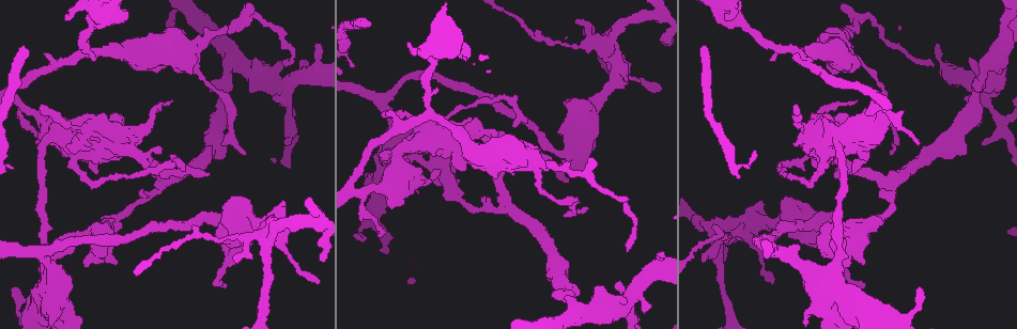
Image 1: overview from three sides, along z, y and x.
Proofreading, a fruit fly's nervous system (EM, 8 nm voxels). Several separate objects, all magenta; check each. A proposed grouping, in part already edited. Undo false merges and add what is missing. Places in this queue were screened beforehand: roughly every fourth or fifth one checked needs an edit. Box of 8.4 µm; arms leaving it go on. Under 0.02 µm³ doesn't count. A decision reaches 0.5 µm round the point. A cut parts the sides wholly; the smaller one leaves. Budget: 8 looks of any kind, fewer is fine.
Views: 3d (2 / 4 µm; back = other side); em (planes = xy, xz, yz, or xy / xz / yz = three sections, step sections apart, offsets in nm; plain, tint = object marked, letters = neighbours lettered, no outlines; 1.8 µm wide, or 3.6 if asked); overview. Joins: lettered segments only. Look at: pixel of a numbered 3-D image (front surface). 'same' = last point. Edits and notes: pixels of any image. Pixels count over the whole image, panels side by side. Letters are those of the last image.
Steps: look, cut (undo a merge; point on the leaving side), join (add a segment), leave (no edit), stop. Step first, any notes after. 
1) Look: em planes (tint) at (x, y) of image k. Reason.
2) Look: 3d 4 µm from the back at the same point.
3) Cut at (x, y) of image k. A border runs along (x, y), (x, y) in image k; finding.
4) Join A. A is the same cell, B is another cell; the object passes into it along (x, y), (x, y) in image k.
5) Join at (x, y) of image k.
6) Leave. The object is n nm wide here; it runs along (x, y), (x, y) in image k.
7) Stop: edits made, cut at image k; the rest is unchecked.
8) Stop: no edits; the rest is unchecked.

Look: 3d 2 µm at (748, 168) of image 1. Tapers out.

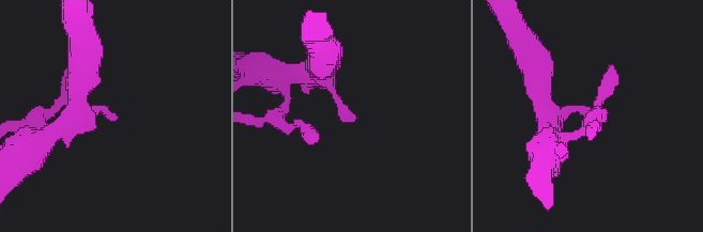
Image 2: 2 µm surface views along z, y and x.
Look: em planes (tint) at (352, 120) of image 2. Need the tissue.

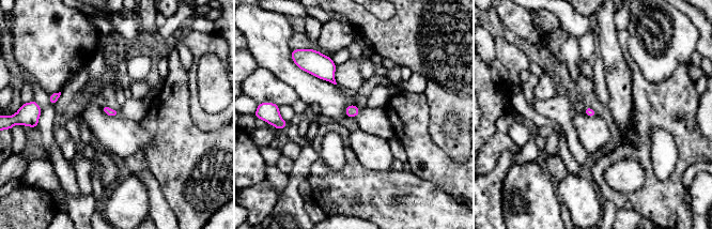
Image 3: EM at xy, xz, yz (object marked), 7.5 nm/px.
Look: em planes (letters) at the same point. See the neighbours.

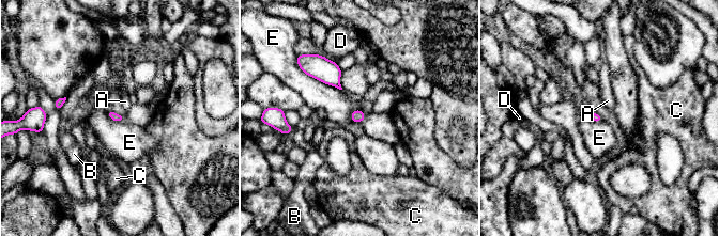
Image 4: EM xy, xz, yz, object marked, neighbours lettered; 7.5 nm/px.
Leave. A, B, C, D and E are other cells; a border runs along (302, 72), (341, 90) in image 4; none of them fits.

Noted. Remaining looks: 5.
Look: em 3.6 µm xy step 16 (tint) at (31, 313) of image 1. Closes a loop.

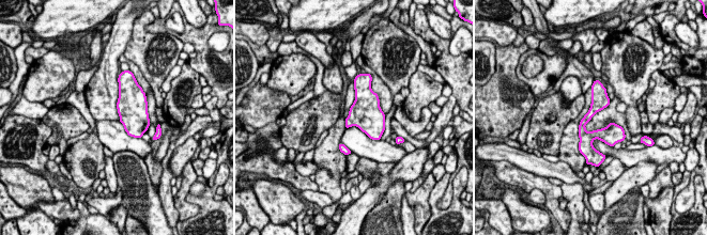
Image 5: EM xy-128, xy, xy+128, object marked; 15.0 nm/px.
Look: em 3.6 µm xy step 16 (letters) at the same point. What lies round it.

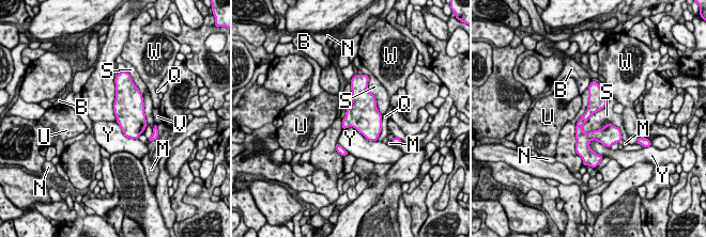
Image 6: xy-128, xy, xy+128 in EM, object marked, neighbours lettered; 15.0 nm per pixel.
Leave. The object is 60 nm wide here; B, M, N, Q, S, U, V, W and Y are other cells; continuous, no second neuron.

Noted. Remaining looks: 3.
Look: em 3.6 µm planes (tint) at (55, 137) of image 1.

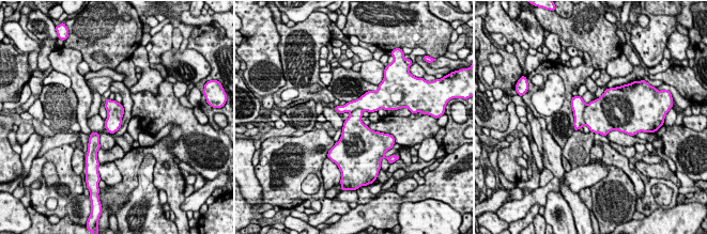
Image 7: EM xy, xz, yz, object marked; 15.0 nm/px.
Look: em 3.6 µm planes (letters) at the same point.

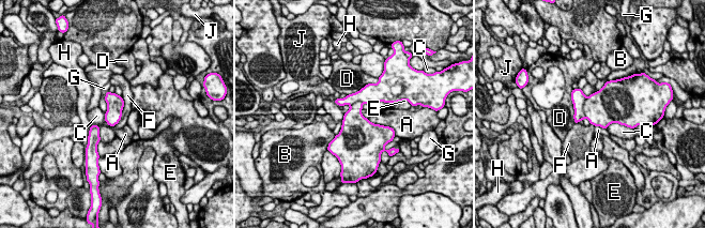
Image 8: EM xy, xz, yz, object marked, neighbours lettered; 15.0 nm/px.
Cut at (598, 107) of image 8. The longest contact is with D, 500 nm; A, B, C, D, E, F, G, H and J are other cells; a second neuron is stuck on.

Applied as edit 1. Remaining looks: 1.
Stop: edits made, cut at image 8; the rest is unchecked.

